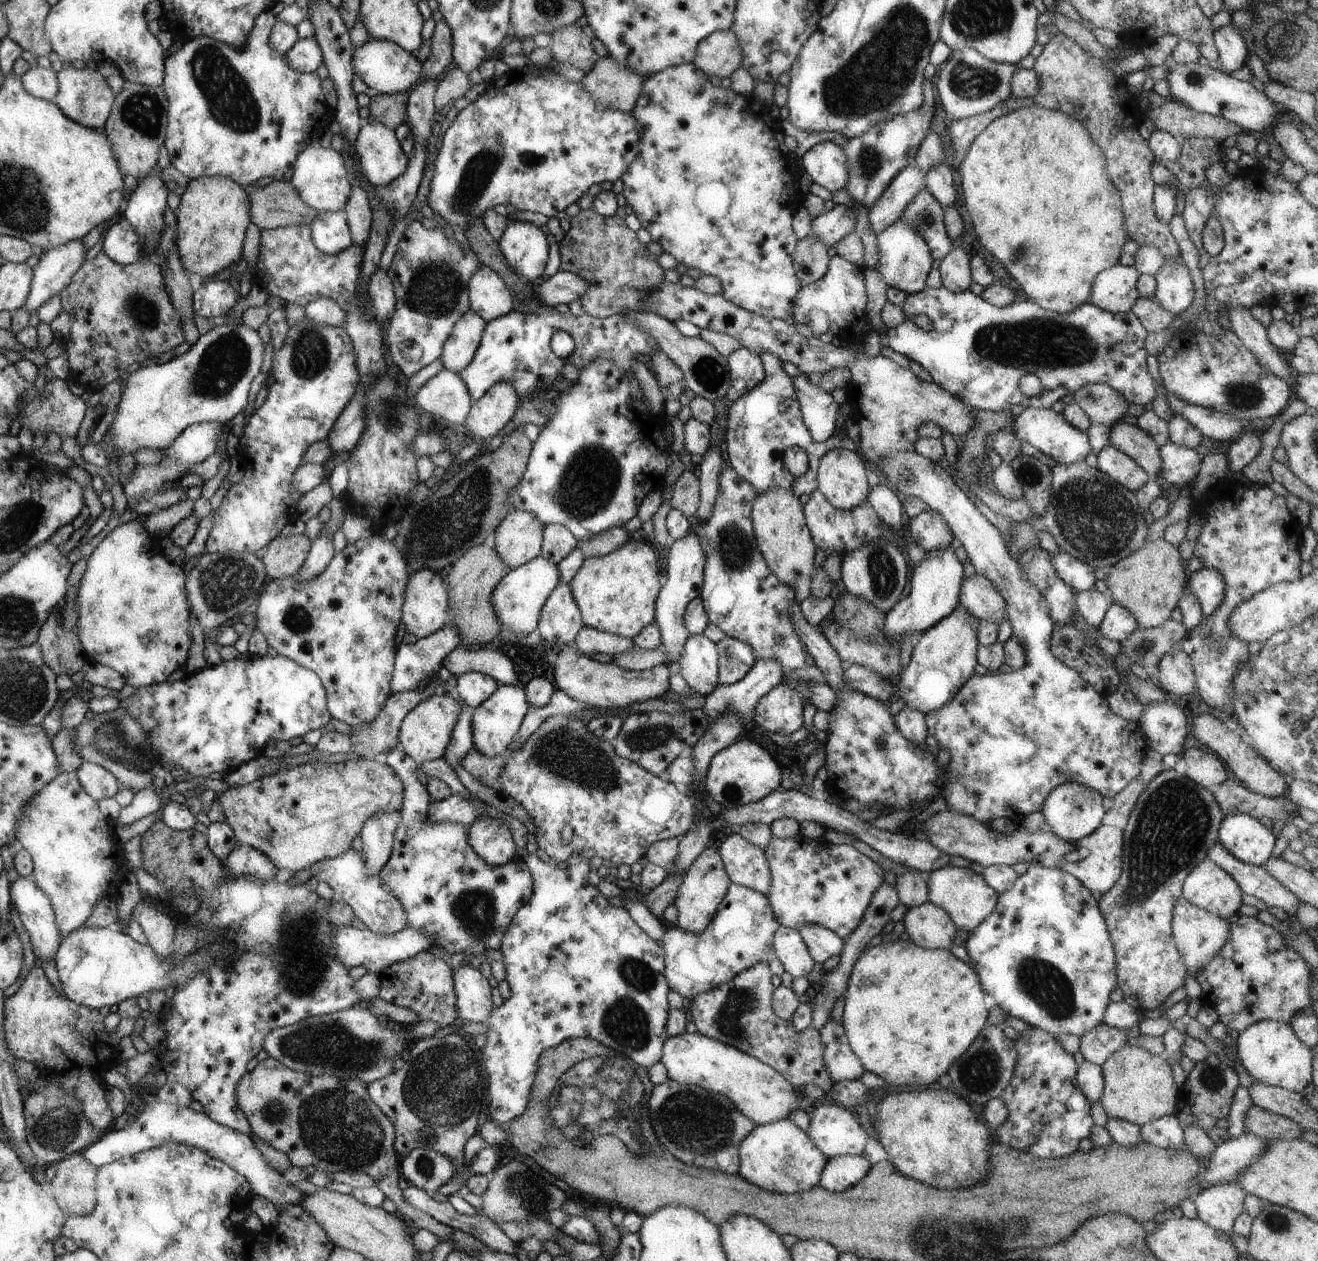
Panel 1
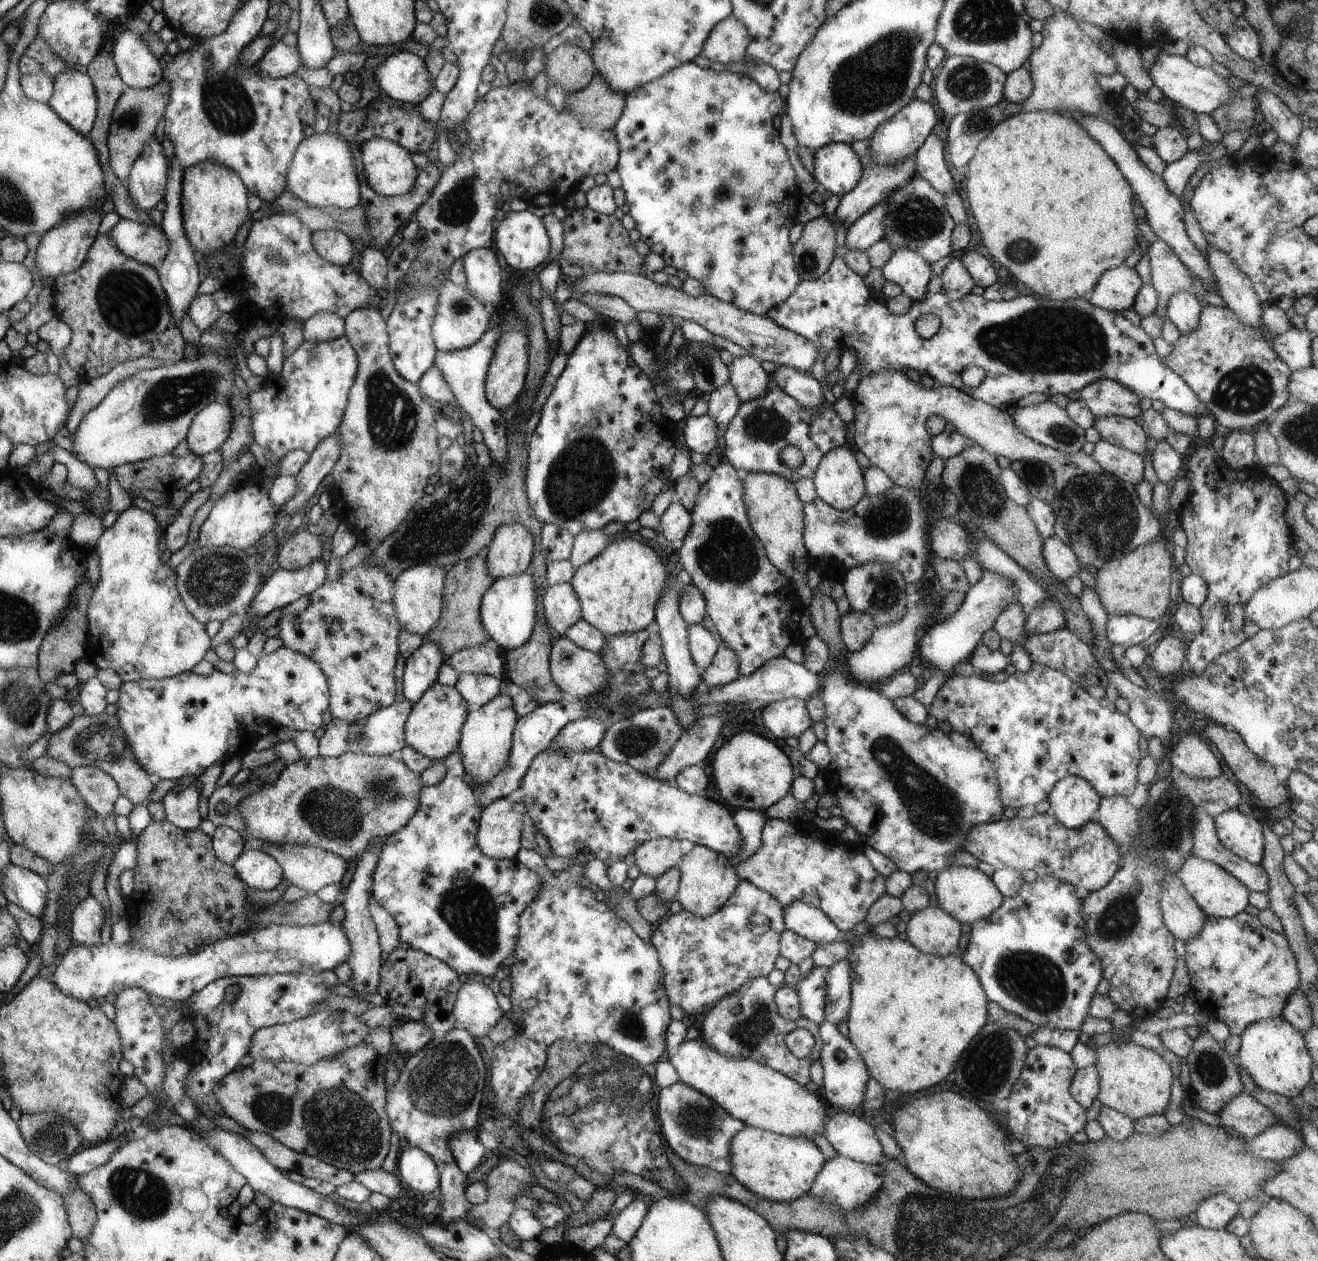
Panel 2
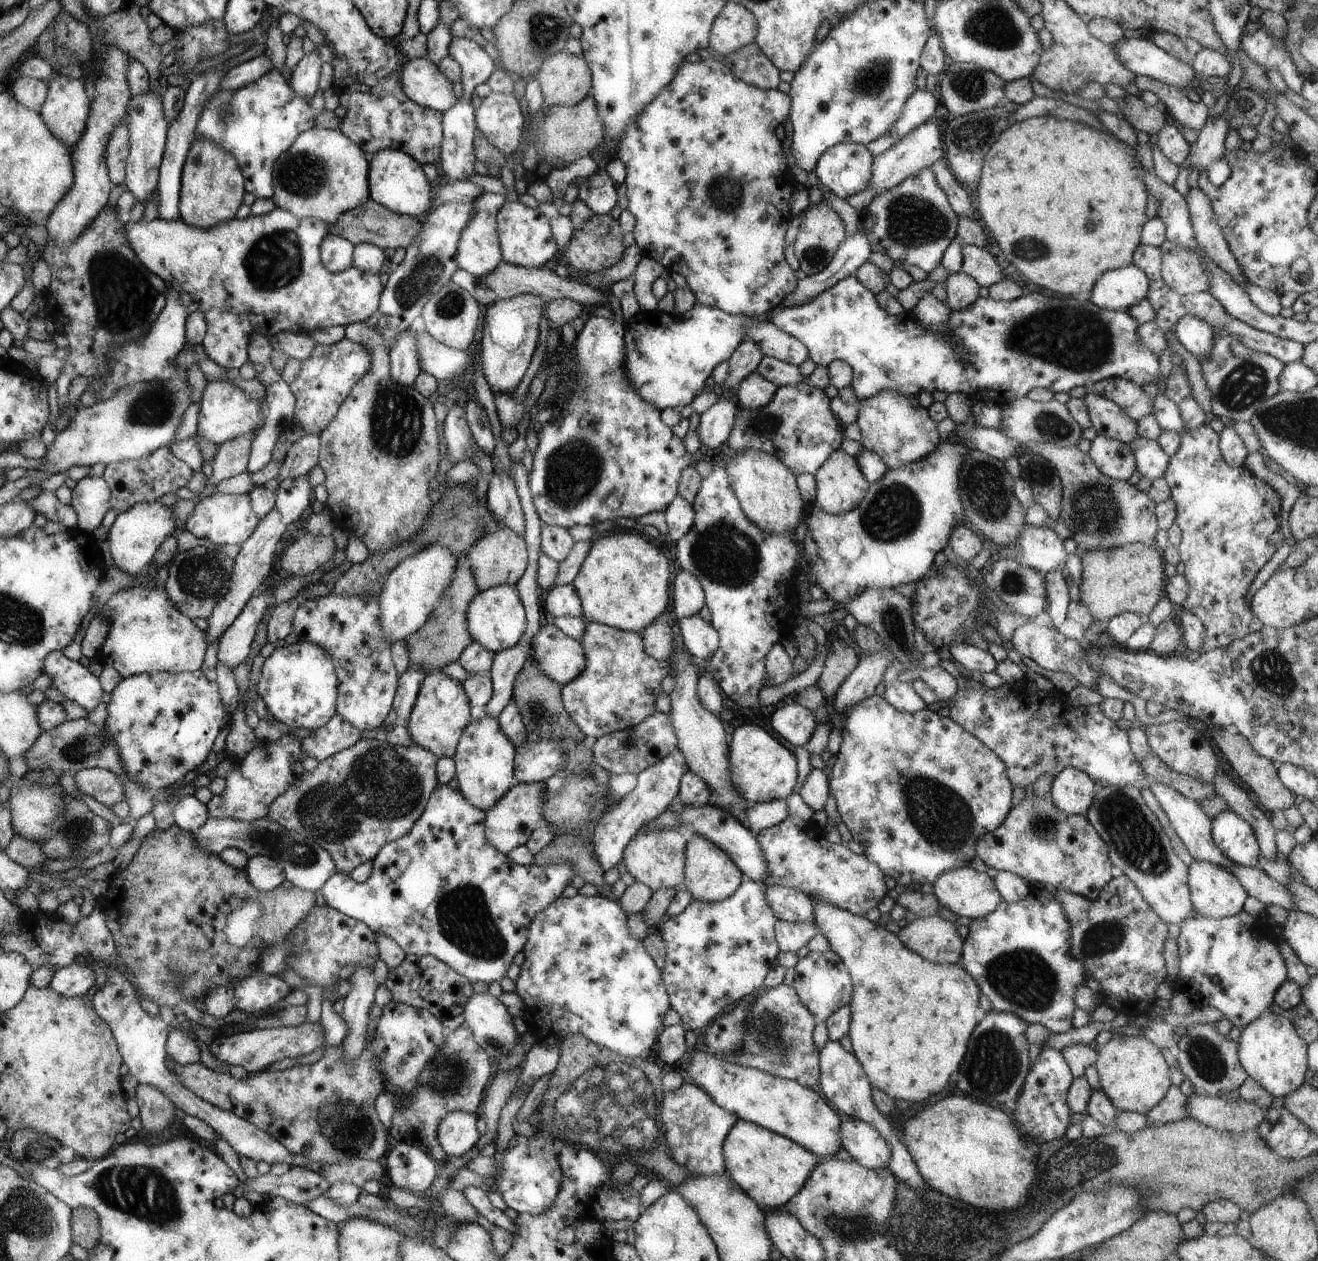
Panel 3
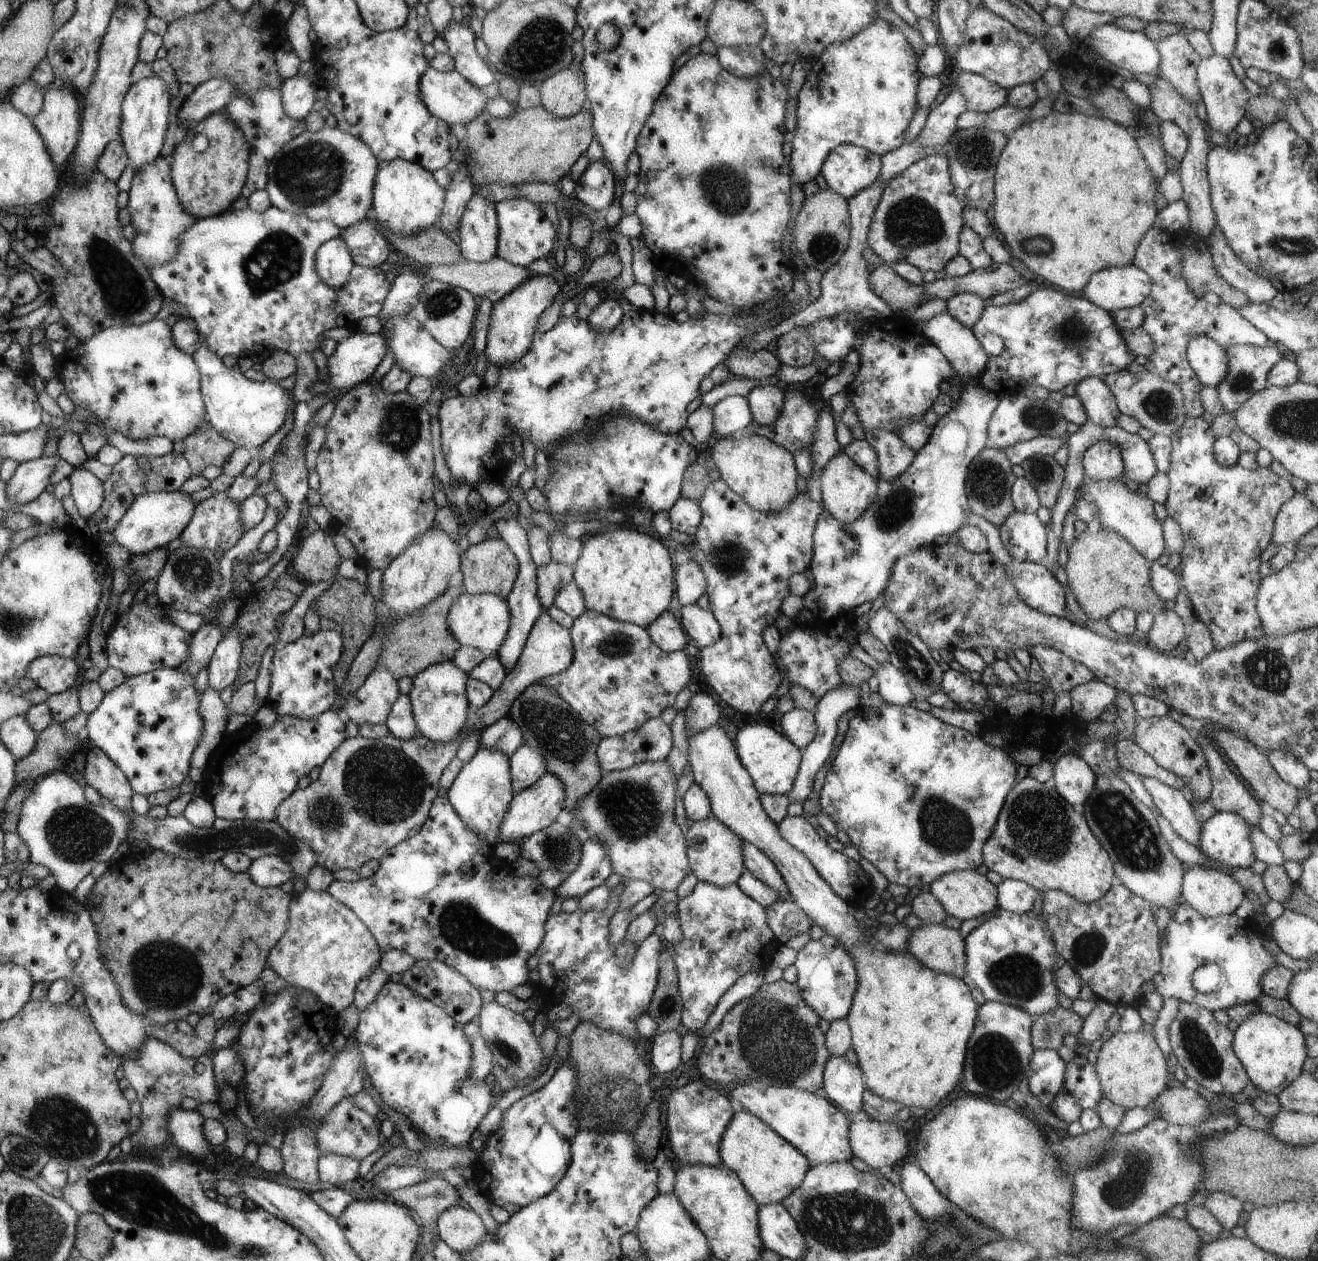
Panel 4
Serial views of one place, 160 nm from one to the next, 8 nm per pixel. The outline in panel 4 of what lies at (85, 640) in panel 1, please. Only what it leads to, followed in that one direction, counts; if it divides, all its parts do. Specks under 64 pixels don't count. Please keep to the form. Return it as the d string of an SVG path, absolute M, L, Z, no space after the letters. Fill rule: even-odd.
M180 490L158 491L137 496L113 532L116 543L134 556L150 553L154 549L166 549L172 540L182 538L183 530L196 514L196 506L190 495ZM160 603L154 608L132 604L116 624L112 634L107 635L105 651L109 666L124 673L126 677L180 666L191 653L193 635L172 624L165 616L167 610Z

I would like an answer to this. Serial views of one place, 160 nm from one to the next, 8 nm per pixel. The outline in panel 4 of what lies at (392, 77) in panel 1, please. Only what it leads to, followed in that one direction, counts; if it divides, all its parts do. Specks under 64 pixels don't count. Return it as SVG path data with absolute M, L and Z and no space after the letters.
M428 69L421 77L421 97L436 118L443 120L449 127L466 126L476 118L480 118L487 108L487 98L482 94L481 87L469 81L460 71L447 73Z

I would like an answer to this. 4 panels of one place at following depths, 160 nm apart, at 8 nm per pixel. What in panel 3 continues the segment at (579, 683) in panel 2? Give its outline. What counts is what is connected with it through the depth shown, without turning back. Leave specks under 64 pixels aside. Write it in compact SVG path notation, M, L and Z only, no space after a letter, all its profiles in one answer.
M553 624L541 626L531 642L531 658L559 685L573 681L587 665L582 642L564 634Z

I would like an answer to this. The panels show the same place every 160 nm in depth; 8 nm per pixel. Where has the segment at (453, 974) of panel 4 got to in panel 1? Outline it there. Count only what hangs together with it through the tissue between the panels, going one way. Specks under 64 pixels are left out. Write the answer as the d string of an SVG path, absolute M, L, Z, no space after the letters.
M431 951L420 952L414 958L394 962L378 976L382 982L379 998L394 1006L414 1010L418 1020L436 1022L442 1028L459 1019L452 968Z

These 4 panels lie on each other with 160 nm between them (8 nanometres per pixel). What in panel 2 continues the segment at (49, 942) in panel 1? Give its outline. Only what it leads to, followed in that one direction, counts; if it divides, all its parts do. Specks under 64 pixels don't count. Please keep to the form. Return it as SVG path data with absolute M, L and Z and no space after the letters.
M8 865L3 870L1 891L10 903L41 918L47 901L47 880L31 870Z

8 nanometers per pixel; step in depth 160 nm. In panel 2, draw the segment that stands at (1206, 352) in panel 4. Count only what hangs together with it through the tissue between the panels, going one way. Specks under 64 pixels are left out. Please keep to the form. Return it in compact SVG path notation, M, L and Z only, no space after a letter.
M1180 291L1169 298L1163 316L1170 318L1182 335L1189 335L1199 327L1203 305L1192 293Z

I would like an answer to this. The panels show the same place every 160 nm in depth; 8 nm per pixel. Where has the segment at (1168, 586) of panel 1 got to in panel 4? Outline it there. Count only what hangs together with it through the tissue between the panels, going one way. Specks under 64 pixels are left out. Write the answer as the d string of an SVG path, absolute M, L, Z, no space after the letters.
M1091 527L1081 534L1075 532L1068 555L1062 559L1071 595L1088 618L1107 618L1119 608L1156 613L1162 599L1151 585L1151 562L1144 558L1125 538L1108 529Z

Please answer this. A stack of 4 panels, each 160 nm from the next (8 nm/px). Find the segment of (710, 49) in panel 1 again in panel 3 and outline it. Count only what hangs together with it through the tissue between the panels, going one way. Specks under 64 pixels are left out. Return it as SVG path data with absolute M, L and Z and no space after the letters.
M727 1L711 26L709 46L727 55L747 44L757 35L756 17L745 6Z

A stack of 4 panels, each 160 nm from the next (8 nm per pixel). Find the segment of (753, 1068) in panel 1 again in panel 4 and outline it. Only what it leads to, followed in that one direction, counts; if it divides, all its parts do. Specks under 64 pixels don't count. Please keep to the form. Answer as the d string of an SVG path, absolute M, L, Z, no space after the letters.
M760 1081L730 1088L730 1100L754 1114L796 1147L810 1163L848 1162L853 1157L849 1139L850 1117L828 1099L789 1086L766 1086Z

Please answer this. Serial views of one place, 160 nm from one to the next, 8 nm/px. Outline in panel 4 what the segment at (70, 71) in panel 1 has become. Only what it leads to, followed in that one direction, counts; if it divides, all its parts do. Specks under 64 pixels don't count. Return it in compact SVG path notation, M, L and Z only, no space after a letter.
M48 88L43 110L31 122L46 143L52 162L60 168L77 148L78 132L82 132L78 95L68 88Z

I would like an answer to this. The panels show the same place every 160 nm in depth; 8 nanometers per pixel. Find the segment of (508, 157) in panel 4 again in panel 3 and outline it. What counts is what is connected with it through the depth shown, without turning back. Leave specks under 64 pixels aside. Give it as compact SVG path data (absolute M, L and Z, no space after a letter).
M591 96L573 107L550 105L544 119L532 122L531 141L536 144L541 156L539 170L543 172L560 169L563 164L570 165L578 158L590 156L591 151L603 144L606 131L600 122L595 99Z

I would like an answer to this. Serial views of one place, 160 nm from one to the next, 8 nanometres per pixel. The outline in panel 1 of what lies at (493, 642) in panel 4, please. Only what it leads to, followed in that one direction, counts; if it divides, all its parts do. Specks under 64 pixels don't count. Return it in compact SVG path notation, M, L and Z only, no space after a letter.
M534 558L523 566L510 569L507 576L496 586L492 594L492 606L495 607L500 625L518 636L526 636L537 630L544 604L551 597L552 590L560 584L559 567L550 559Z

